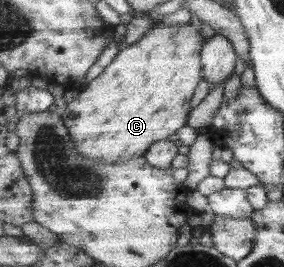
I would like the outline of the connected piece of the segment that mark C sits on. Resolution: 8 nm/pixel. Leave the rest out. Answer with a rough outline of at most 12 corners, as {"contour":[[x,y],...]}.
{"contour":[[157,22],[62,119],[78,152],[136,158],[188,125],[207,44]]}

